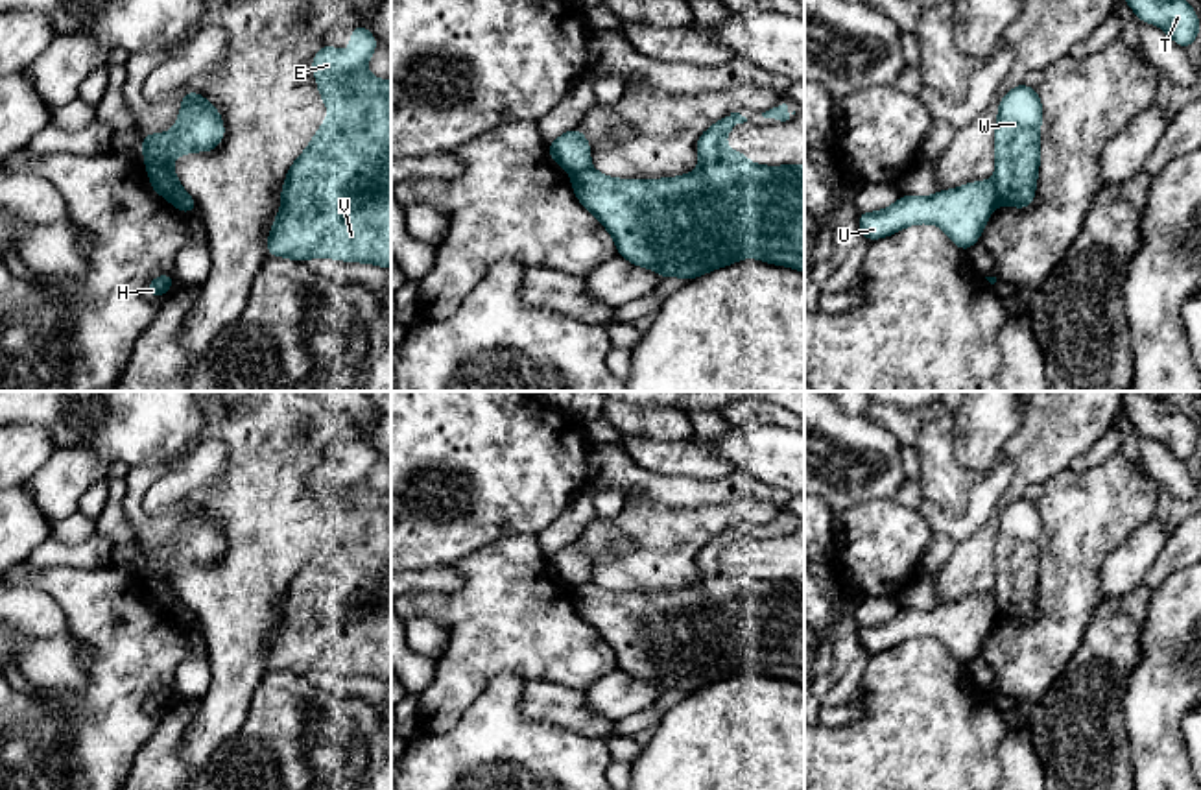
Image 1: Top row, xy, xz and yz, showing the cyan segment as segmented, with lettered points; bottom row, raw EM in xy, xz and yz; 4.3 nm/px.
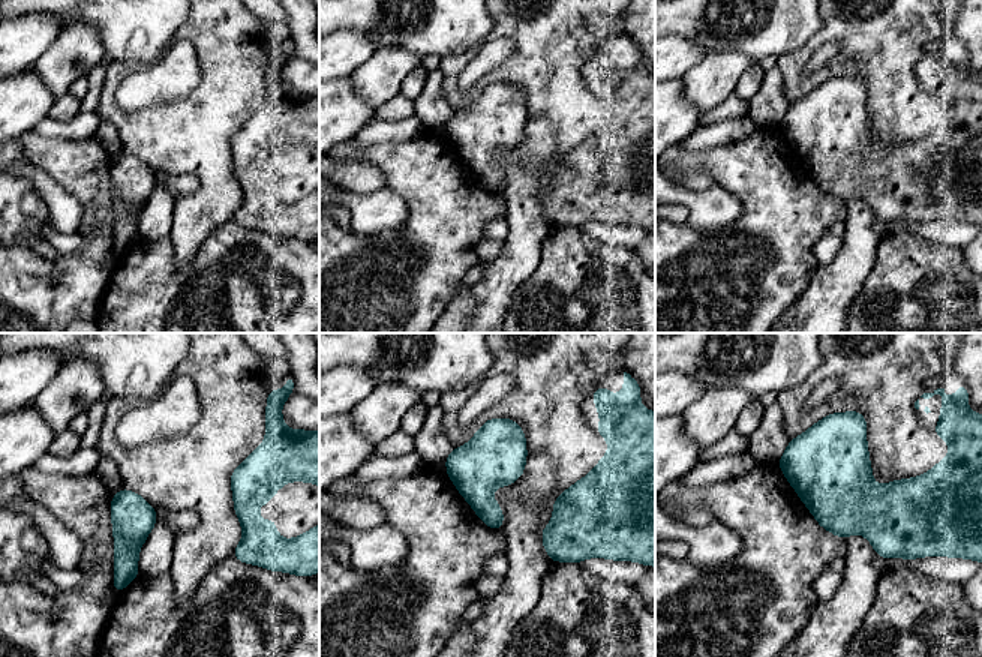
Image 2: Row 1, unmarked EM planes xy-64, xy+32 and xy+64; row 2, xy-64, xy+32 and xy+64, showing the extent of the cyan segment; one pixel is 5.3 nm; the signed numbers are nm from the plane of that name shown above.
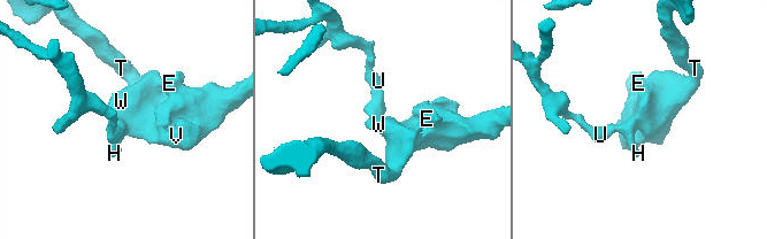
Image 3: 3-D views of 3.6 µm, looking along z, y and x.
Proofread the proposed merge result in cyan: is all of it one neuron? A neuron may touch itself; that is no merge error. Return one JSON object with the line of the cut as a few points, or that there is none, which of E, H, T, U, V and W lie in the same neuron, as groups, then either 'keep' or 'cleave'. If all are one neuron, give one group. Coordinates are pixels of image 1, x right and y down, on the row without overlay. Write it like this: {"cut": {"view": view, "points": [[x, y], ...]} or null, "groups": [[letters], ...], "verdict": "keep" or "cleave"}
{"cut": {"view": "xy", "points": [[150, 586], [163, 586], [166, 589], [183, 624]]}, "groups": [["E", "T", "V", "W"], ["H", "U"]], "verdict": "cleave"}

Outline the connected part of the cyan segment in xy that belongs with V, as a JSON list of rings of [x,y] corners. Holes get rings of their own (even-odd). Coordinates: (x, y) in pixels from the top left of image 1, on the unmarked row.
[[[358,437],[351,443],[351,454],[347,469],[325,456],[312,473],[330,530],[286,587],[268,670],[299,676],[321,670],[391,681],[391,495],[365,485],[378,461],[376,450]],[[365,604],[375,604],[378,613],[358,622],[356,615]]]

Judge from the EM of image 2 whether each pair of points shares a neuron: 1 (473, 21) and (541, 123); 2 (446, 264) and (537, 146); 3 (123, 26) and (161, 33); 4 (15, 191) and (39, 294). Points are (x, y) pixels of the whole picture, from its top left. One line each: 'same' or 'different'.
1: different
2: different
3: same
4: different

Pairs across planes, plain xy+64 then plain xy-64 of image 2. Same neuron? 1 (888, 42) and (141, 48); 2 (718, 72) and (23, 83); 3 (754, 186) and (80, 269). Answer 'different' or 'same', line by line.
1: different
2: different
3: same

